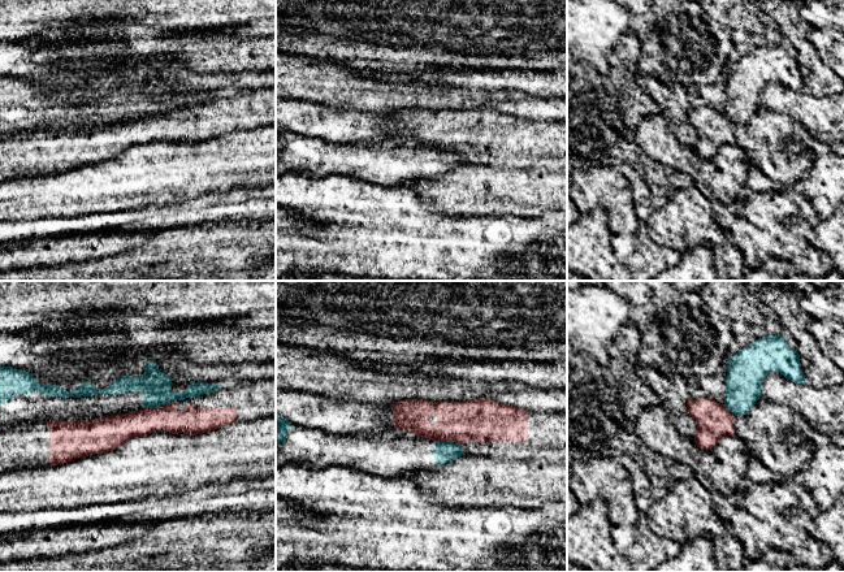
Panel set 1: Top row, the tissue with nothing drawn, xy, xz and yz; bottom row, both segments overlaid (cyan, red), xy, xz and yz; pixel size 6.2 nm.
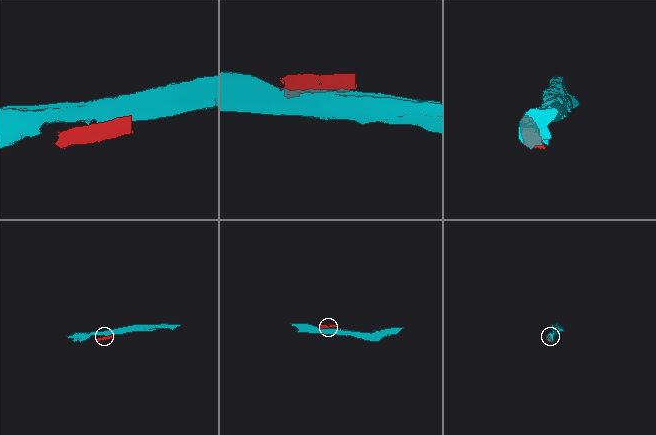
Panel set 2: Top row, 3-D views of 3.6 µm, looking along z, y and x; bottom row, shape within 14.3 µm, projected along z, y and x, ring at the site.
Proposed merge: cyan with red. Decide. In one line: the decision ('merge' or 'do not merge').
do not merge

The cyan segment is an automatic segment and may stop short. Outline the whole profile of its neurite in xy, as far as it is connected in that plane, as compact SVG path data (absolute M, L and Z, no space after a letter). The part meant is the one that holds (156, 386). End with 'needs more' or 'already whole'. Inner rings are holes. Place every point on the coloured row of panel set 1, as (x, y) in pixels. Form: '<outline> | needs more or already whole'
M147 361L144 373L137 378L126 374L112 381L105 389L83 381L69 394L62 386L39 384L29 373L13 367L0 365L0 426L21 422L79 421L103 419L111 415L127 413L143 408L161 407L172 402L194 398L216 391L226 384L190 382L186 391L172 391L173 378L159 369L157 363Z | needs more

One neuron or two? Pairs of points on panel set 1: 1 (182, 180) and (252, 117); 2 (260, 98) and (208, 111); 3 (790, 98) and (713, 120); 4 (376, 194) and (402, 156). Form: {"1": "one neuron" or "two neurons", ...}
{"1": "two neurons", "2": "one neuron", "3": "two neurons", "4": "two neurons"}

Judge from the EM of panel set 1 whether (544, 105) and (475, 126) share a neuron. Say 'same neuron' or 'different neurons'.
different neurons

